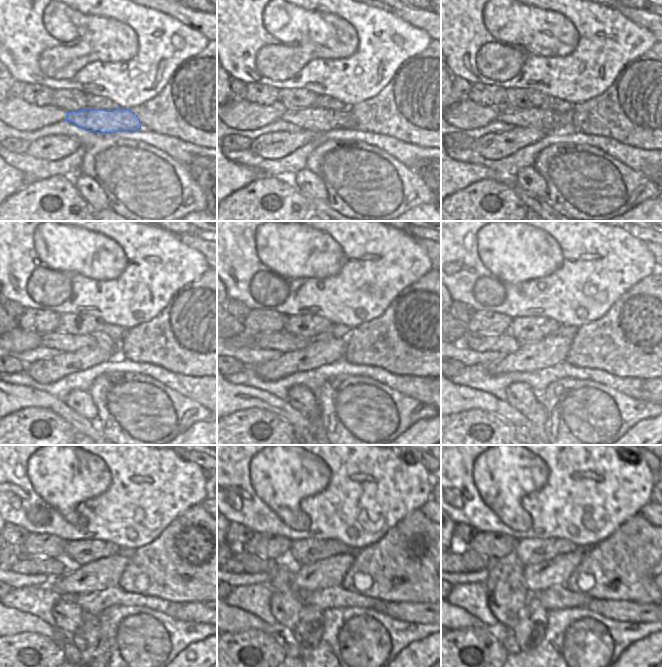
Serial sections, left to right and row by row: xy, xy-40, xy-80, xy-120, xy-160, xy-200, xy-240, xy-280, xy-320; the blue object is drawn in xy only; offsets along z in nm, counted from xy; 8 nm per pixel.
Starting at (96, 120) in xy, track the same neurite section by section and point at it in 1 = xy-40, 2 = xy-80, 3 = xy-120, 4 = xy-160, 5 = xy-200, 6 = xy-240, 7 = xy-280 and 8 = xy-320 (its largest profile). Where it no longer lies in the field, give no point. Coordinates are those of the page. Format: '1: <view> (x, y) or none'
1: xy-40 (314, 120)
2: xy-80 (546, 119)
3: xy-120 (65, 342)
4: xy-160 (281, 341)
5: xy-200 (506, 343)
6: xy-240 (24, 564)
7: xy-280 (240, 562)
8: xy-320 (461, 560)

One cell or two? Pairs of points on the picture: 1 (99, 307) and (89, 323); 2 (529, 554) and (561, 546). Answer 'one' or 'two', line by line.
1: two
2: one

